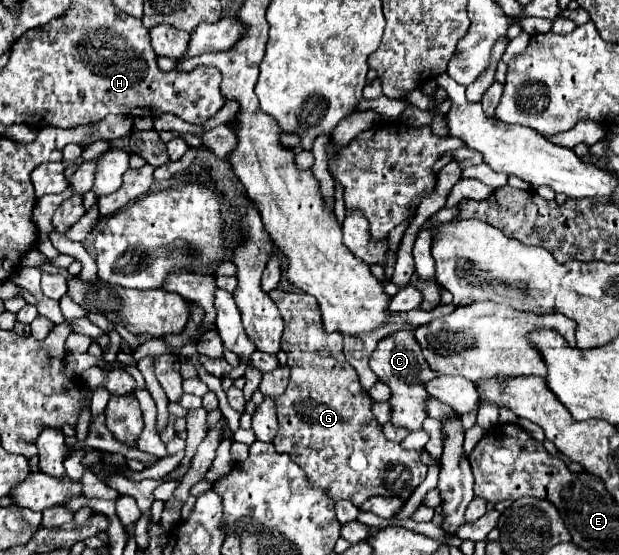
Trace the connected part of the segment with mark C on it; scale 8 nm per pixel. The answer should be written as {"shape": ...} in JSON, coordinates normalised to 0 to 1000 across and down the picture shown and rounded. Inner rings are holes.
{"shape":[[[646,595],[637,598],[624,609],[617,609],[607,623],[607,631],[598,641],[598,663],[611,677],[614,688],[627,692],[630,699],[630,760],[643,771],[656,771],[659,778],[682,775],[682,760],[691,753],[688,728],[691,728],[691,710],[688,710],[688,688],[704,681],[701,667],[688,659],[688,645],[682,645],[682,627],[675,623],[669,598],[662,595]]]}

